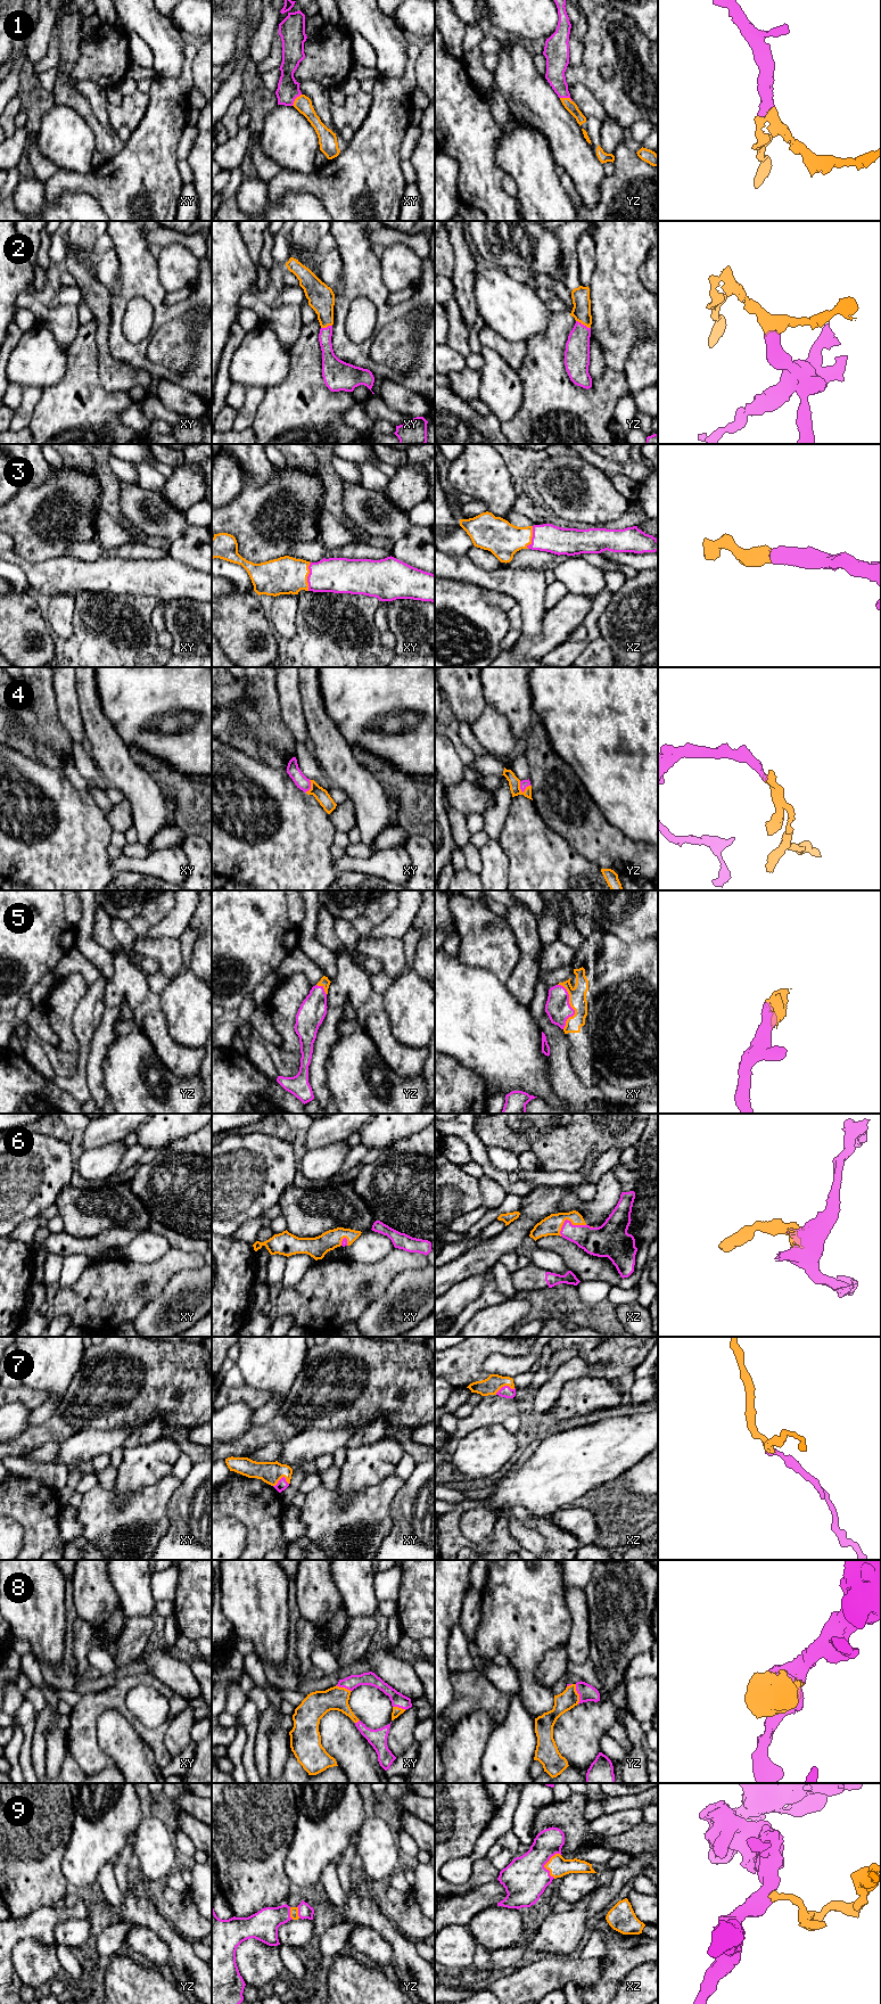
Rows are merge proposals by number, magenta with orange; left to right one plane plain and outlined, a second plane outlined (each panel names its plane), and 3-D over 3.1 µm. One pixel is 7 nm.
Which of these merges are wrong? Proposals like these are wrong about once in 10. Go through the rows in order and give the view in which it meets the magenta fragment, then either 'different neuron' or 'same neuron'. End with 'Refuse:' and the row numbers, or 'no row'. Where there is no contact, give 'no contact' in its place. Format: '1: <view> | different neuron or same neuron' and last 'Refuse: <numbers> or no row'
1: yz | same neuron
2: yz | same neuron
3: xy | same neuron
4: yz | same neuron
5: xy | same neuron
6: xz | same neuron
7: xz | same neuron
8: yz | same neuron
9: xz | same neuron
Refuse: no row

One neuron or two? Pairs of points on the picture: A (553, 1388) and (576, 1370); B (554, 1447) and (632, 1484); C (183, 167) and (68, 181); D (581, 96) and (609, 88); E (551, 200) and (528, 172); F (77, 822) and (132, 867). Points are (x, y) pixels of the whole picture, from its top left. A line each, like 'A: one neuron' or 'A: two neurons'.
A: one neuron
B: two neurons
C: two neurons
D: two neurons
E: one neuron
F: two neurons

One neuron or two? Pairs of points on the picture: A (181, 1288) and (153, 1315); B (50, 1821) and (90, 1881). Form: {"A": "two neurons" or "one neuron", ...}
{"A": "one neuron", "B": "two neurons"}

